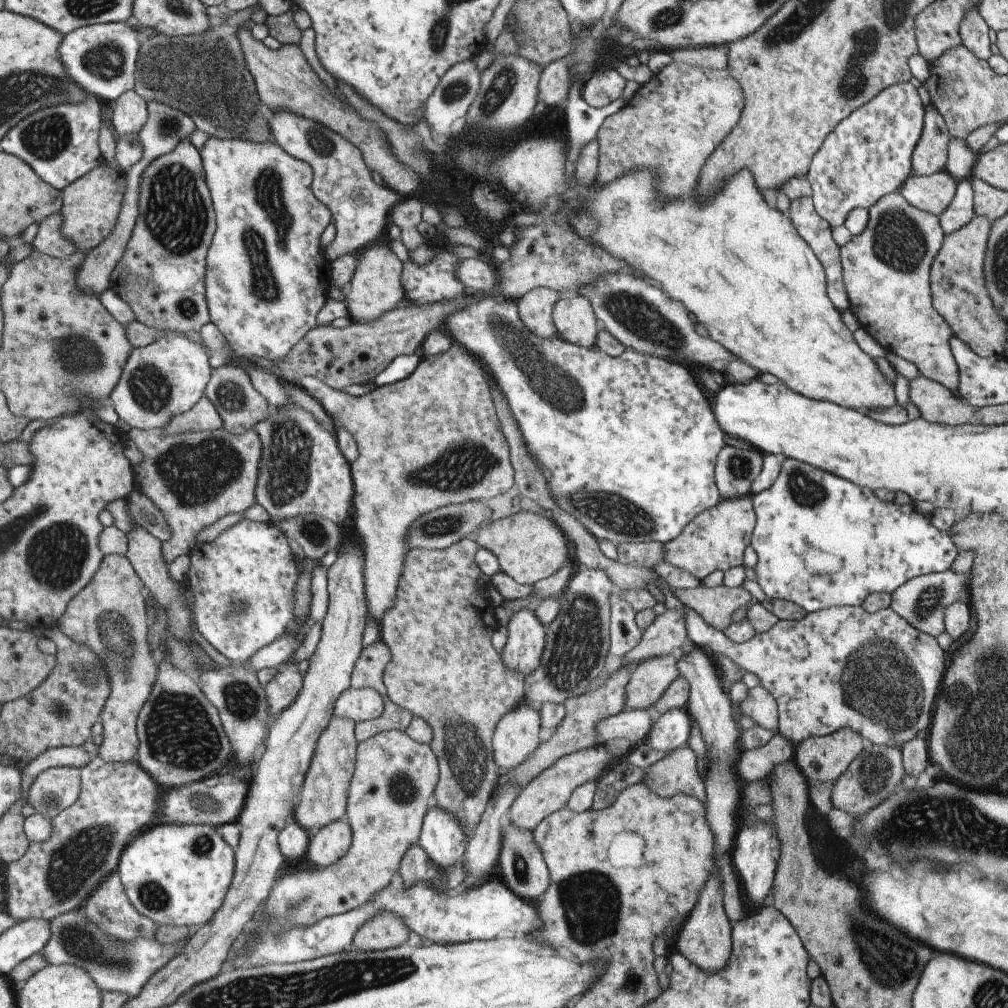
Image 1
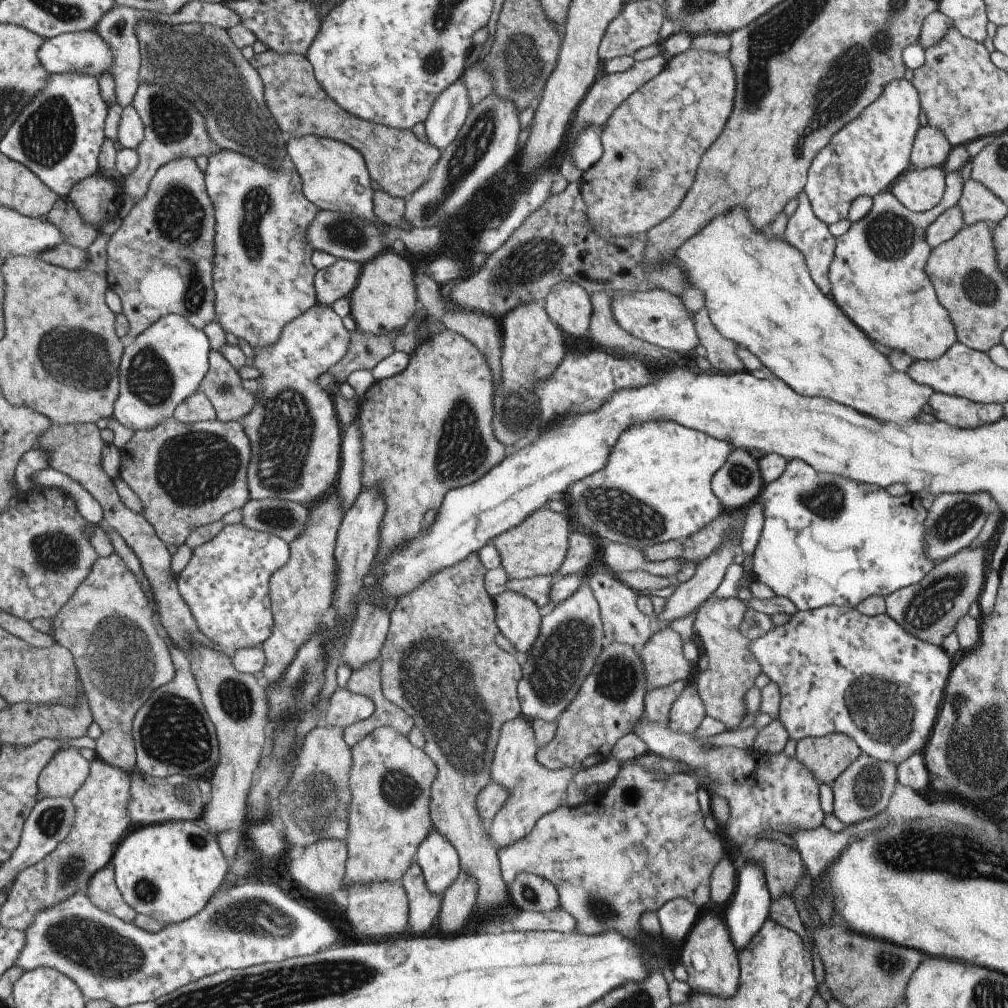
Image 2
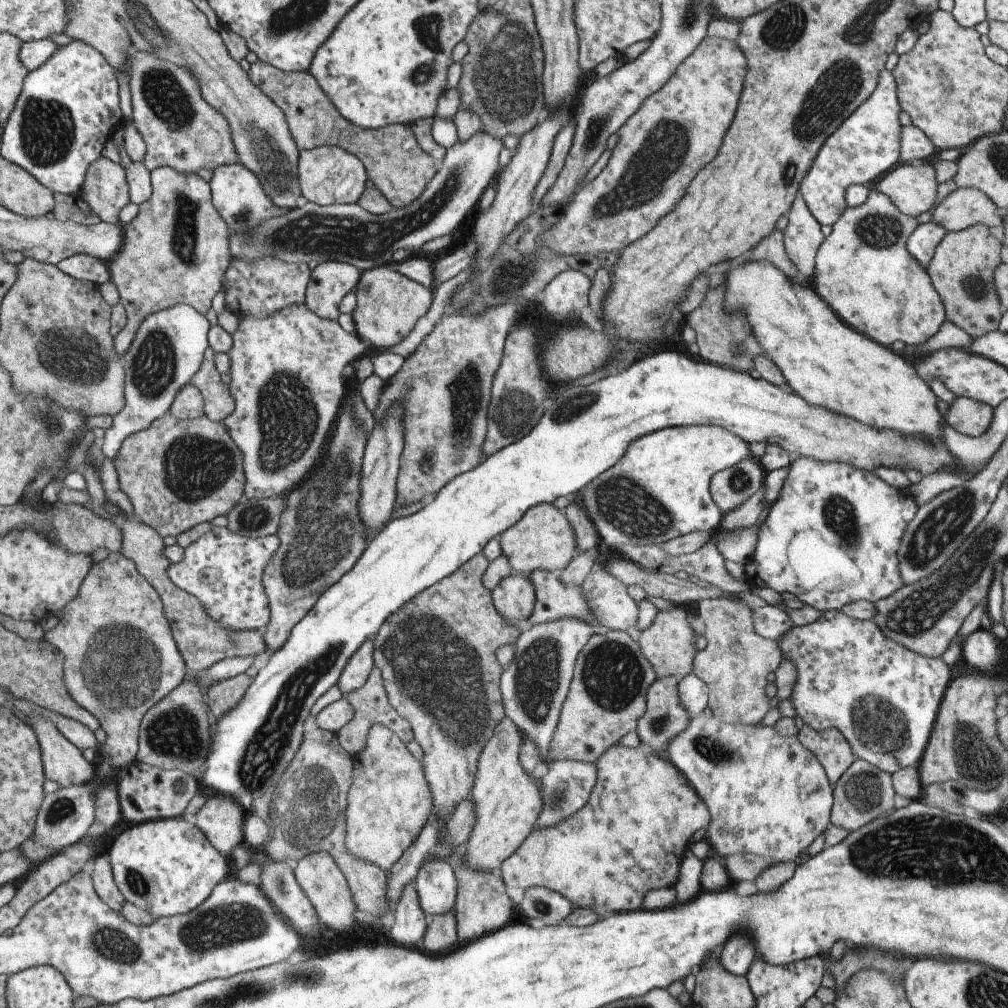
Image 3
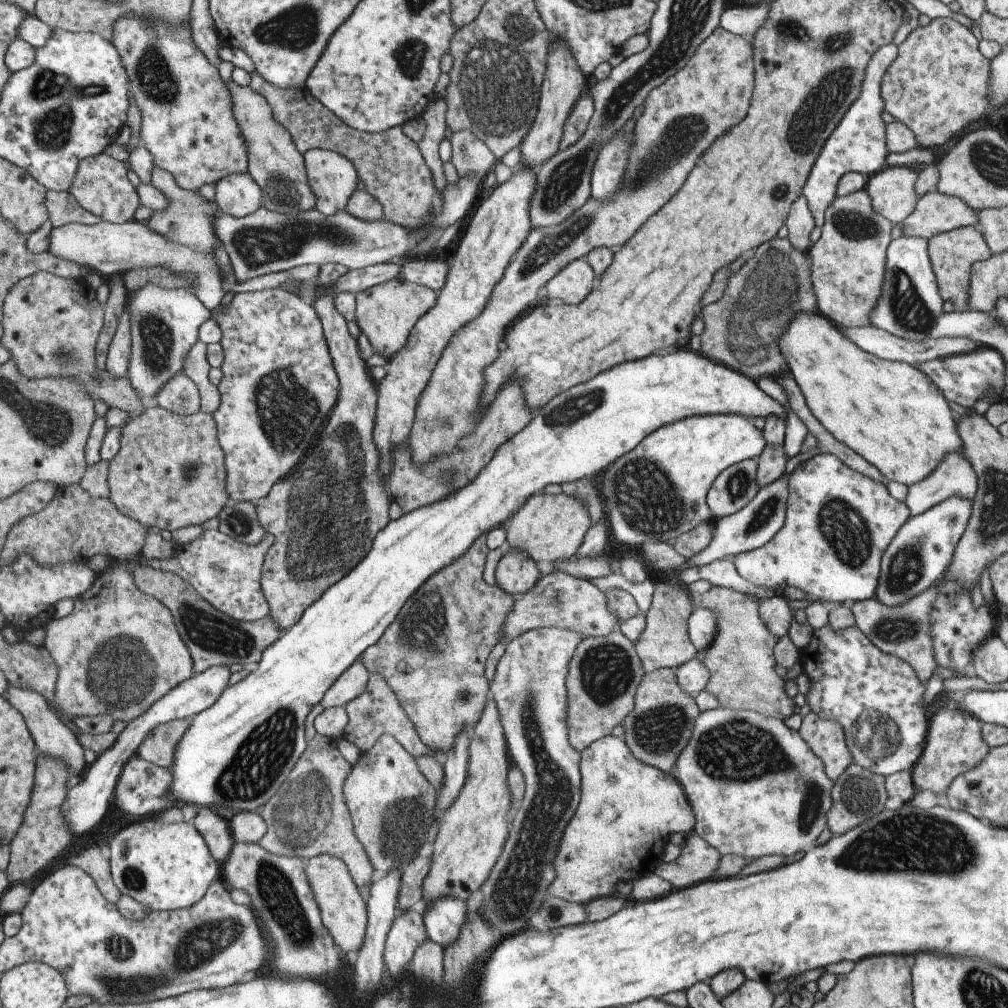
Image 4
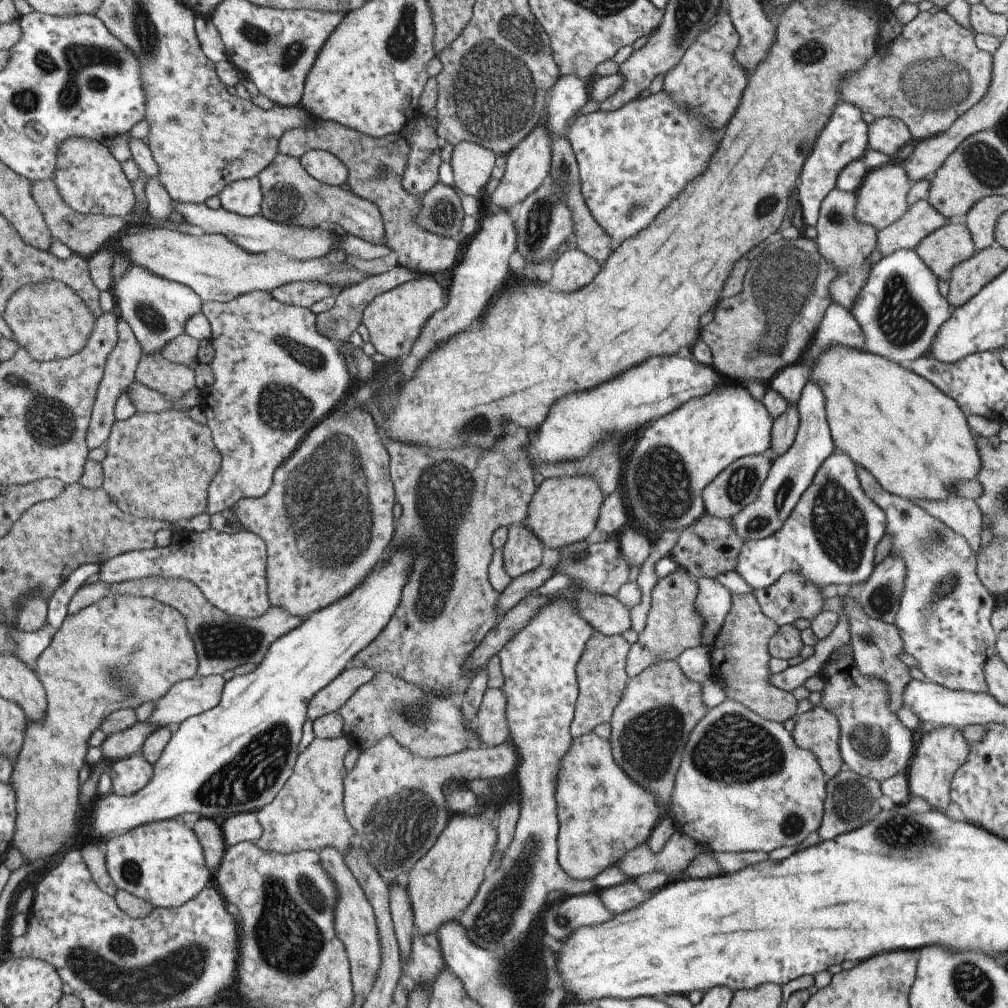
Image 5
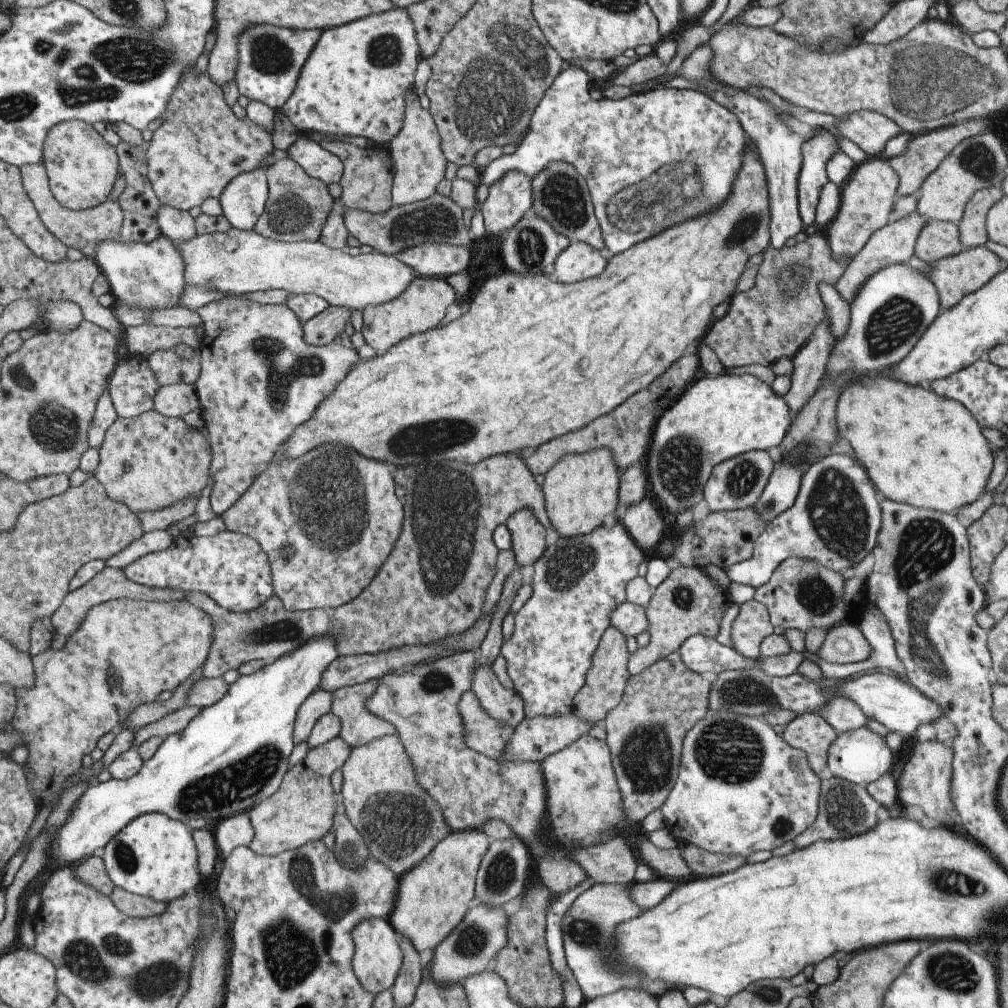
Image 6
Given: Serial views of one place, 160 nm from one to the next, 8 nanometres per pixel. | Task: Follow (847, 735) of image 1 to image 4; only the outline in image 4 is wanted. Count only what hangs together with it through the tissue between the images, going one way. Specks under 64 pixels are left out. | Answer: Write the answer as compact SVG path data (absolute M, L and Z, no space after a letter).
M809 712L802 718L797 731L811 752L821 759L829 780L834 781L851 764L842 726L837 721L821 719Z

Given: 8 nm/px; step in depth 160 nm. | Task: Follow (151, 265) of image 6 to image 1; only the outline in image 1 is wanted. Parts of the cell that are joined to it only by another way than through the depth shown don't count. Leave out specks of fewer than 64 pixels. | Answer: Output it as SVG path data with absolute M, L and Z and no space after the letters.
M170 333L160 339L153 339L144 347L132 348L115 386L107 396L108 403L113 407L115 414L132 428L165 428L175 415L187 412L201 397L210 377L208 356L192 335Z

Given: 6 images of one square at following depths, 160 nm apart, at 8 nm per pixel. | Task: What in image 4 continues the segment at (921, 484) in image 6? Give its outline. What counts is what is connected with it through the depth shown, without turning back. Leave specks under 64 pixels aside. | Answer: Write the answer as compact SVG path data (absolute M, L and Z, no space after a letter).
M798 312L787 323L784 331L778 336L776 344L779 352L784 358L784 364L787 372L792 376L797 388L803 395L803 400L806 401L807 408L811 414L821 423L821 426L841 444L846 444L852 448L863 460L873 465L885 478L886 481L893 480L901 482L908 487L917 481L923 480L935 467L936 464L947 453L961 453L962 442L957 434L955 414L947 406L945 397L936 389L936 386L917 368L910 364L901 361L888 361L887 359L879 358L871 353L860 349L856 344L853 344L843 333L839 333L838 326L832 323L827 317L824 317L819 312Z

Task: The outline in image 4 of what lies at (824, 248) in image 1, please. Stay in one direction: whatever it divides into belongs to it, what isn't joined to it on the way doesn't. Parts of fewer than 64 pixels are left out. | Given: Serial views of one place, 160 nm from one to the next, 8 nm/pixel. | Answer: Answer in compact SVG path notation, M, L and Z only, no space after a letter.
M802 195L797 196L791 203L784 224L788 230L788 243L796 251L807 254L811 246L809 232L813 230L814 220Z

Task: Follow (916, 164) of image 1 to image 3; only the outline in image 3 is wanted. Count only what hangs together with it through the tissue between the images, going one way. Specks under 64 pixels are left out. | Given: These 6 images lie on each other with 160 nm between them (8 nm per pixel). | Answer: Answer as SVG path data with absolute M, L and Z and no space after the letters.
M915 125L901 127L899 156L903 162L927 160L936 152L931 140Z

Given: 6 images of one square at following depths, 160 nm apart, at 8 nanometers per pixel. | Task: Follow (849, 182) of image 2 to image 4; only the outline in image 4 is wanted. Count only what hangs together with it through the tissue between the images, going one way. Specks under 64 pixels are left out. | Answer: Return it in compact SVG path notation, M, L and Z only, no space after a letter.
M889 43L879 47L869 59L866 66L865 76L857 98L845 111L843 118L830 132L827 140L823 143L819 154L814 159L813 166L802 186L801 195L806 200L809 212L814 220L814 226L821 227L825 220L826 208L836 197L836 184L843 174L856 172L866 177L885 168L885 156L888 150L884 135L885 125L881 119L884 111L884 102L880 95L880 82L887 67L894 61L897 47Z

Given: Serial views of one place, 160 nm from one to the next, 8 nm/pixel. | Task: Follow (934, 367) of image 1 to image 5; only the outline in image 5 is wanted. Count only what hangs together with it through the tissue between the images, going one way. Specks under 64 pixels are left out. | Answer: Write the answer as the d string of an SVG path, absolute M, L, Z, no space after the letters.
M834 187L821 200L817 222L815 222L817 250L819 250L821 258L837 270L837 276L829 284L831 302L835 302L841 308L849 311L853 306L853 300L859 294L859 288L863 288L863 284L867 280L867 272L870 268L867 256L874 252L875 234L877 234L873 226L861 224L859 220L853 221L851 216L853 210L855 210L854 192L841 192Z

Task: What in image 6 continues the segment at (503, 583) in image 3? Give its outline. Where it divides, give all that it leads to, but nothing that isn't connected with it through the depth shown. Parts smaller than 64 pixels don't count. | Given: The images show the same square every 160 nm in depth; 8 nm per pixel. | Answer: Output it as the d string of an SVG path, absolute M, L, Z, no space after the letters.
M529 509L514 512L505 522L510 532L510 549L517 567L533 564L545 548L545 527Z

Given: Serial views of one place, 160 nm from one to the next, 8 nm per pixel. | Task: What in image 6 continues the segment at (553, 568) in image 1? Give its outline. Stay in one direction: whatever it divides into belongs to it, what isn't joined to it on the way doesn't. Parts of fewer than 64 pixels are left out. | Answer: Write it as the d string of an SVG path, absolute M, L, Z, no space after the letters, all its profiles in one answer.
M595 449L580 455L565 455L545 474L540 486L551 528L563 539L581 536L601 525L605 514L613 514L617 505L618 476L610 452Z

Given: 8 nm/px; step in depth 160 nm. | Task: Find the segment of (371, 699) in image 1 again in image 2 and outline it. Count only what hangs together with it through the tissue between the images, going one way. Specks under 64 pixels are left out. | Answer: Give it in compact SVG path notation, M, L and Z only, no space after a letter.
M337 688L329 698L325 710L325 726L346 728L373 714L373 702L367 696L351 694L347 688Z

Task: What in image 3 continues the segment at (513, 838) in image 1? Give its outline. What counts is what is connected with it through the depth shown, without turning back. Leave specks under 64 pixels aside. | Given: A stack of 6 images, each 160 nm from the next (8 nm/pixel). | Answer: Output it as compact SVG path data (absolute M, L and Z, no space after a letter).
M530 886L524 889L523 898L512 906L507 924L539 920L545 925L559 925L570 914L574 906L558 892L544 886Z

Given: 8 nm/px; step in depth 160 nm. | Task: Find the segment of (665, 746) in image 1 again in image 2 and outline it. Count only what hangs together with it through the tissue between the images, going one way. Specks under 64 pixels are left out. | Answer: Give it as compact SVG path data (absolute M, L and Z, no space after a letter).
M686 683L669 710L669 722L666 726L673 732L687 734L687 732L694 732L697 729L704 716L705 708L703 708L703 702L701 702L697 690Z

